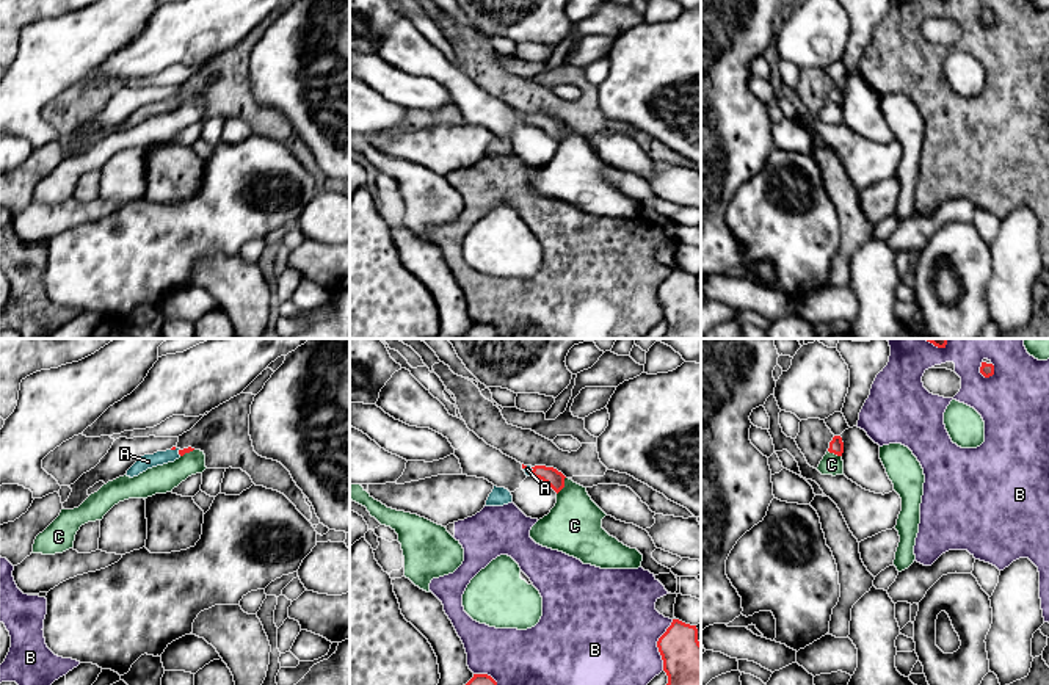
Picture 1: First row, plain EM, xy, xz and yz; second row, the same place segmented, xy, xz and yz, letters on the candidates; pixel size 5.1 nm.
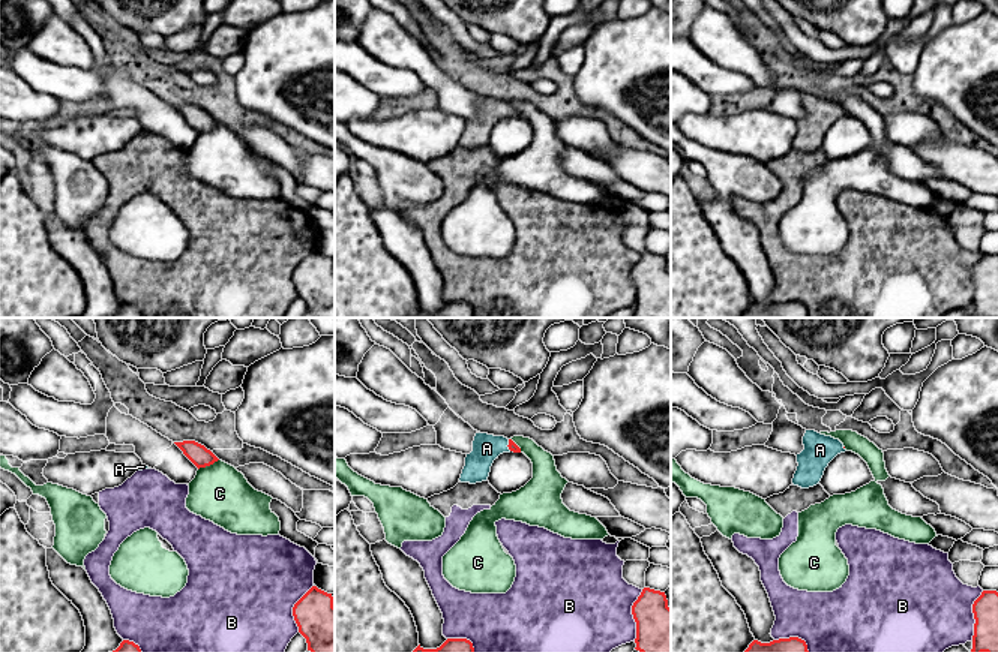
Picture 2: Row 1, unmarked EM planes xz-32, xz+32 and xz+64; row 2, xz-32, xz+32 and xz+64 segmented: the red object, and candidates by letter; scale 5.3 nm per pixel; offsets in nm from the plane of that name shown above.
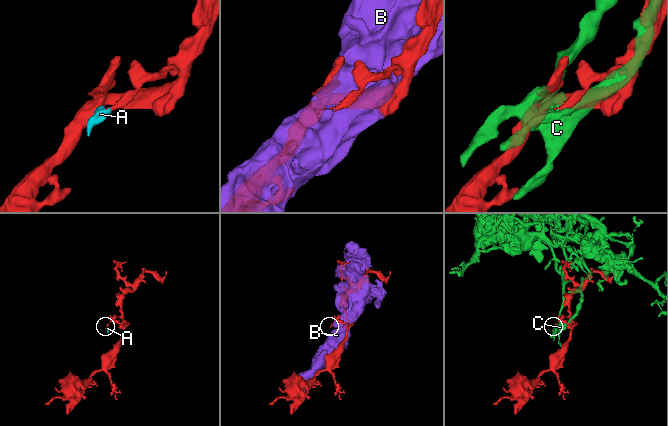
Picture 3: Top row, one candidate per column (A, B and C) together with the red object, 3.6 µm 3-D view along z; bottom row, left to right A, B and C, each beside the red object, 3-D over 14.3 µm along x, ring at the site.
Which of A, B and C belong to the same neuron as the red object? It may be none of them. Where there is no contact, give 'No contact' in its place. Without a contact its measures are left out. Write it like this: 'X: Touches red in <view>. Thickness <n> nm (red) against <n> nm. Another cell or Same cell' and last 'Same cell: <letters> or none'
A: Touches red in xy. Thickness 30 nm (red) against 80 nm. Same cell
B: Touches red in xz. Thickness 300 nm (red) against 500 nm. Another cell
C: Touches red in xz. Thickness 90 nm (red) against 280 nm. Another cell
Same cell: A

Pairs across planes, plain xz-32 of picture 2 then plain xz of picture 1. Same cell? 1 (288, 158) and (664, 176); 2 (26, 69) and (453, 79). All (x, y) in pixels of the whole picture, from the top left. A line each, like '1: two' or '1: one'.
1: two
2: two

